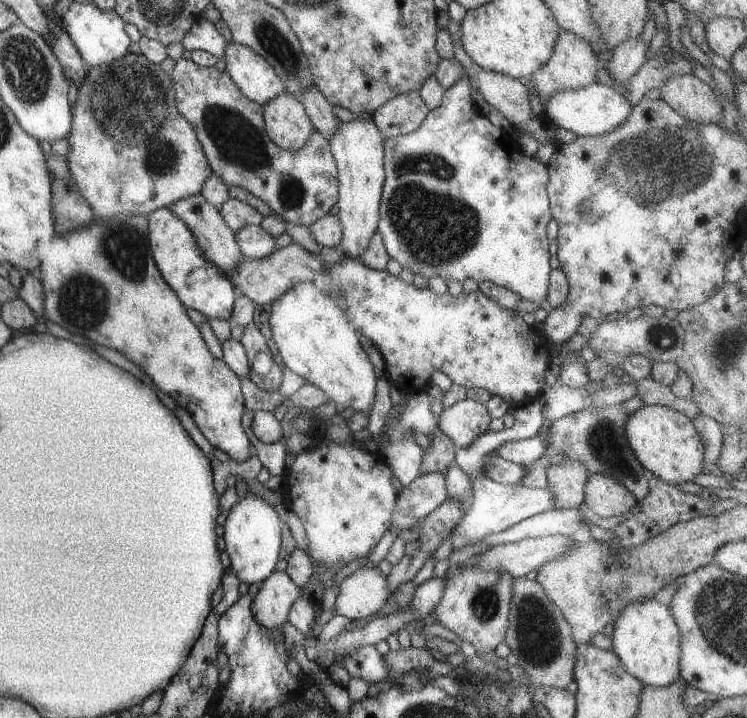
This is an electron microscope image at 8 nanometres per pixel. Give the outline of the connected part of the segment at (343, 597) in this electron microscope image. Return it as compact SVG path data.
M358 569L341 582L335 614L360 620L380 610L390 597L386 578L378 569Z

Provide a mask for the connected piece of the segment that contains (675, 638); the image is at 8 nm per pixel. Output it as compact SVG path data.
M654 598L636 600L634 604L628 604L626 608L622 608L613 626L612 649L620 657L624 668L634 678L638 678L645 686L660 686L660 688L680 680L682 634L666 605Z

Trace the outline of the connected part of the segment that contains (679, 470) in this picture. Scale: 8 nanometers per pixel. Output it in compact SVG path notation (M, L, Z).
M642 405L626 420L628 444L634 450L636 458L656 477L670 484L692 482L703 473L704 444L694 426L693 420L670 407L660 405Z

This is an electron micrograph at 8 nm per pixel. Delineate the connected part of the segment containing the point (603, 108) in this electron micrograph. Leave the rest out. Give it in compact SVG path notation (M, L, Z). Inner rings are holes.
M594 83L576 90L560 90L546 102L540 102L542 114L559 128L574 132L578 137L587 137L612 132L632 112L632 104L616 89L601 83Z

